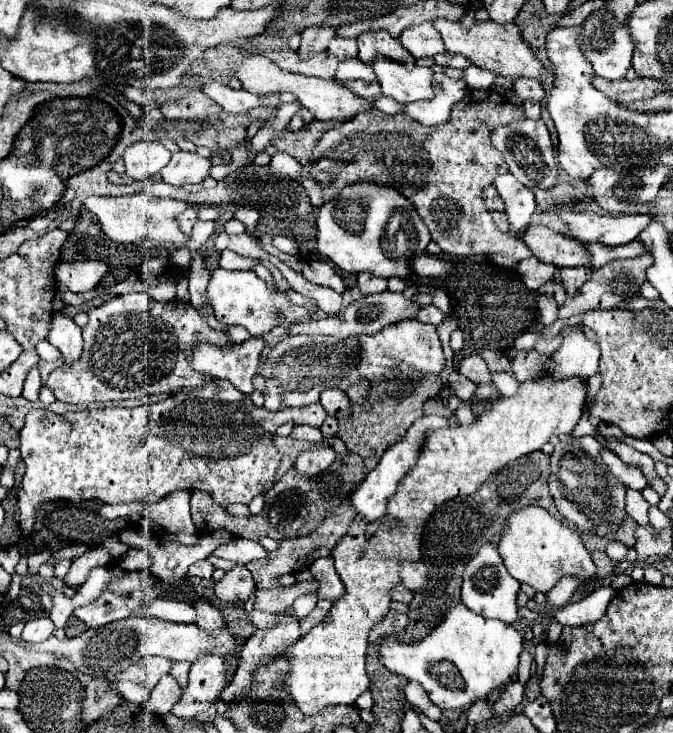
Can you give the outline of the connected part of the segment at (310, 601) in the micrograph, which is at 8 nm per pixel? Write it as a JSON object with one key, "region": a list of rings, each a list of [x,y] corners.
{"region":[[[306,594],[306,596],[300,596],[294,606],[292,606],[292,614],[296,616],[296,620],[302,620],[306,614],[310,614],[310,610],[316,606],[318,602],[318,596],[316,594]]]}

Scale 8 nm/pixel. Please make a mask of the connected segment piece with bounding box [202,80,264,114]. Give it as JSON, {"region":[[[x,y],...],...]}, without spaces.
{"region":[[[214,80],[204,84],[202,92],[208,98],[212,98],[216,104],[220,104],[224,112],[234,112],[234,114],[248,112],[252,108],[263,105],[264,102],[260,95],[250,94],[246,90],[232,90],[230,86],[226,86],[222,82],[214,82]]]}

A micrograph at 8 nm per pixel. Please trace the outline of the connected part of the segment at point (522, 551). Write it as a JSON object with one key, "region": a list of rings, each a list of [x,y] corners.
{"region":[[[528,506],[524,510],[518,510],[516,514],[512,514],[512,518],[506,522],[506,526],[502,530],[498,552],[512,578],[516,578],[520,584],[528,584],[536,592],[544,592],[544,594],[560,578],[574,576],[582,582],[582,586],[574,592],[574,600],[580,600],[584,596],[582,588],[596,574],[592,556],[584,548],[578,532],[572,530],[570,526],[558,522],[554,516],[550,516],[544,508],[538,508],[538,506]]]}

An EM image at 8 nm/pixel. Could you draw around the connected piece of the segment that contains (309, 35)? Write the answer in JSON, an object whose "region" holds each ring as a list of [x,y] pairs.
{"region":[[[314,26],[314,28],[306,28],[300,36],[302,36],[302,46],[300,46],[298,54],[300,54],[300,58],[308,58],[312,54],[328,50],[328,44],[336,36],[336,30]]]}

